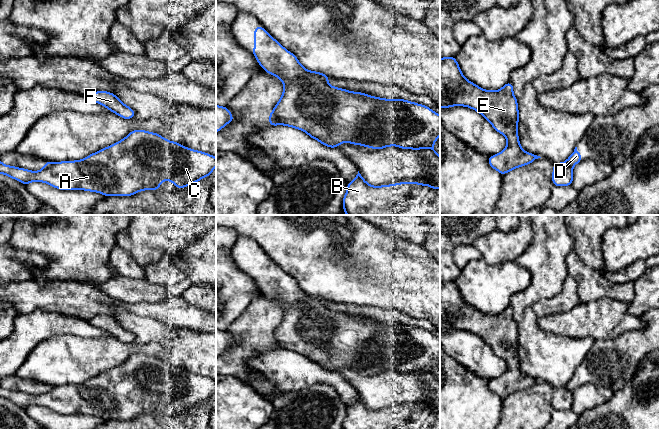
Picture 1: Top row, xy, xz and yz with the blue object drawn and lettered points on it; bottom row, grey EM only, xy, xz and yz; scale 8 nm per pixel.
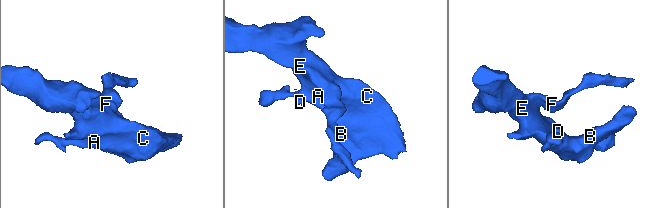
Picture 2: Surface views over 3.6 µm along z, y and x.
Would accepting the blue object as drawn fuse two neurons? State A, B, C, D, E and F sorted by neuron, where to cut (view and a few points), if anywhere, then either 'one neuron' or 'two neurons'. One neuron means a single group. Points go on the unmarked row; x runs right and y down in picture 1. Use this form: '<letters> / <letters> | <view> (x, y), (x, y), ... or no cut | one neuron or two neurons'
A B C E F / D | xz (273, 334), (276, 342), (281, 347) | two neurons

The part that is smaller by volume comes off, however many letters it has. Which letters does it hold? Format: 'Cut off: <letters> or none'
Cut off: D

